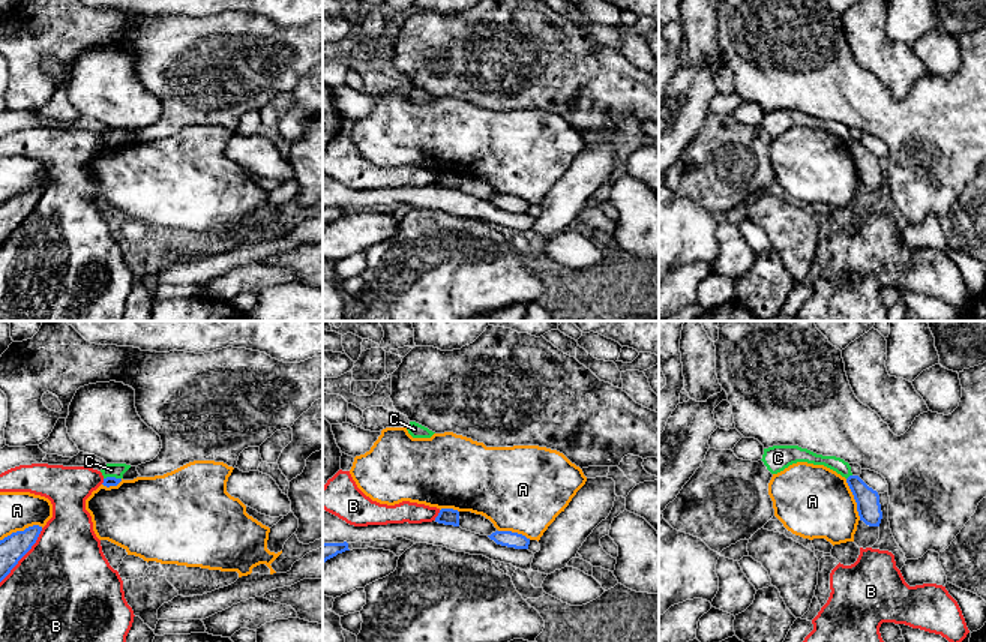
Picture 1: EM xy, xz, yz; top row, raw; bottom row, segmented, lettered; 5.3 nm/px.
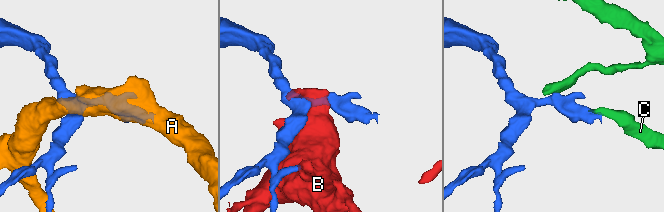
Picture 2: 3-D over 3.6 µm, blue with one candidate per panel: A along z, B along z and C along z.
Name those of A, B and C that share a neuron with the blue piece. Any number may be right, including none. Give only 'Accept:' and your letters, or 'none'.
Accept: none

